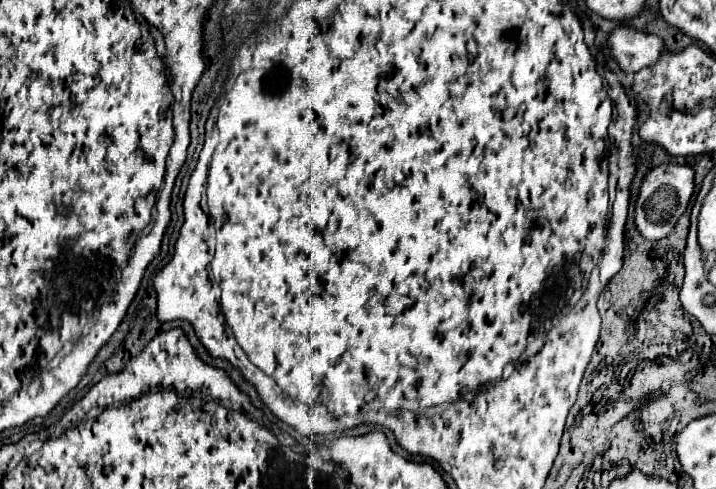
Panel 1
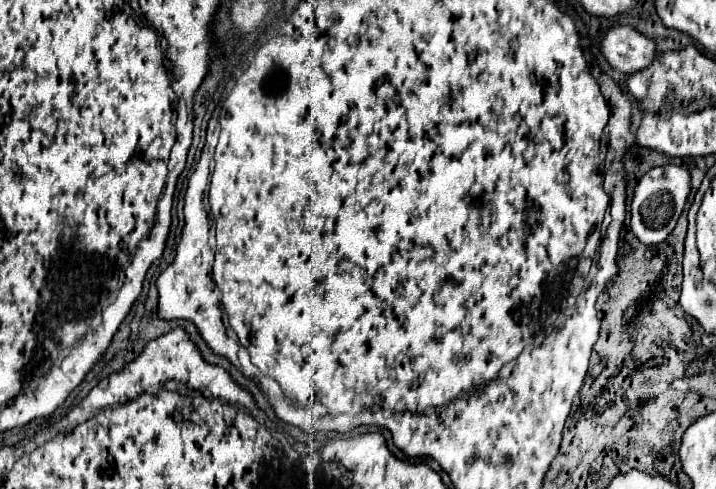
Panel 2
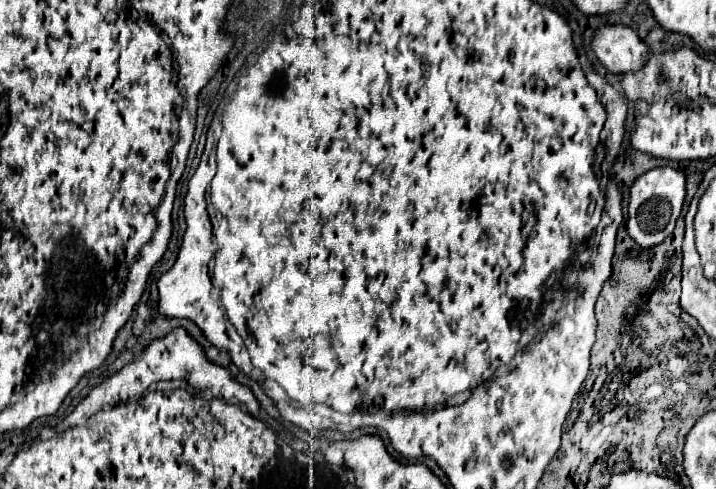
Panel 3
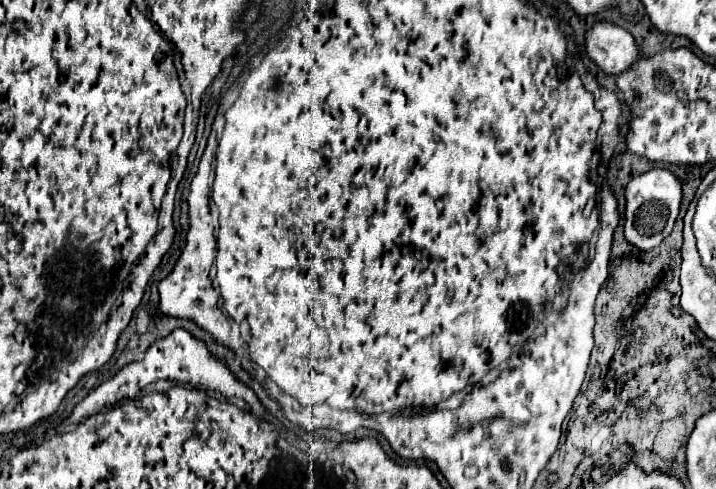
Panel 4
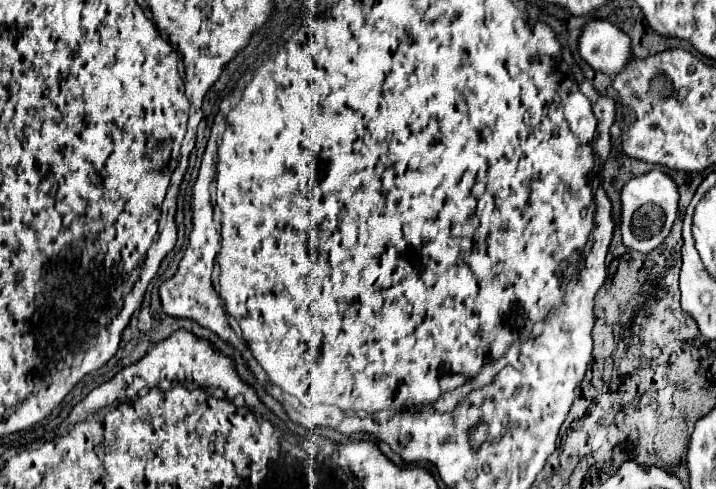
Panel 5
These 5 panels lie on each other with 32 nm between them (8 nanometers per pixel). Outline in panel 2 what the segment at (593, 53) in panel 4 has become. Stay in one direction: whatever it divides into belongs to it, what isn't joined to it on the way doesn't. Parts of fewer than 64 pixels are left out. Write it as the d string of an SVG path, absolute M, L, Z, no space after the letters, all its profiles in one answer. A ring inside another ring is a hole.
M612 26L608 28L598 42L598 52L610 68L632 74L646 68L654 58L654 40L642 36L630 26Z

